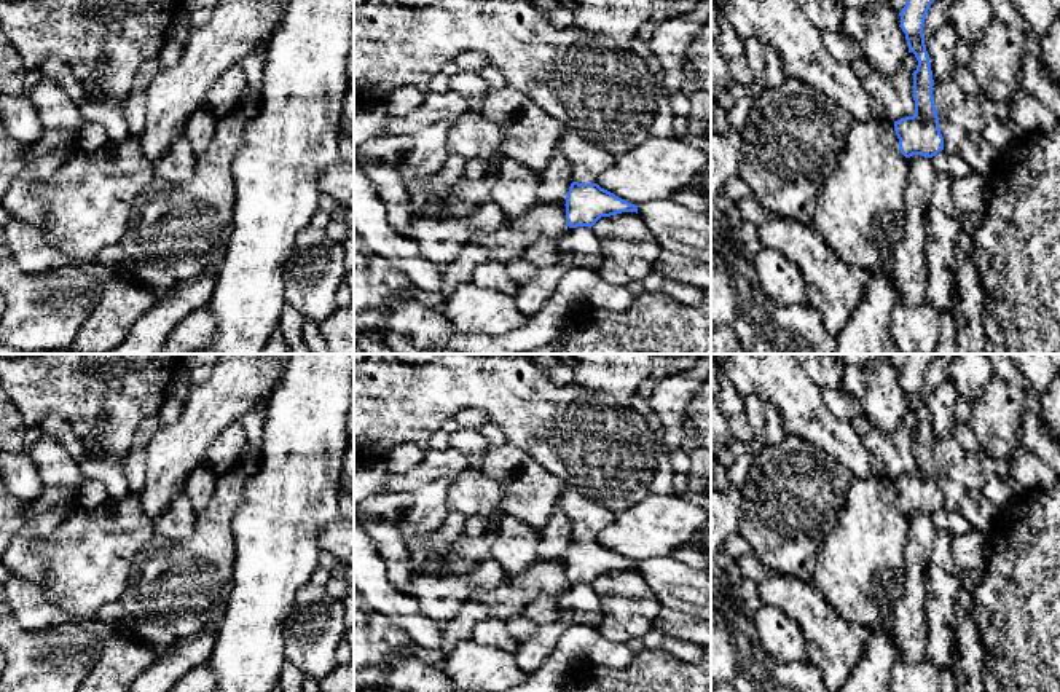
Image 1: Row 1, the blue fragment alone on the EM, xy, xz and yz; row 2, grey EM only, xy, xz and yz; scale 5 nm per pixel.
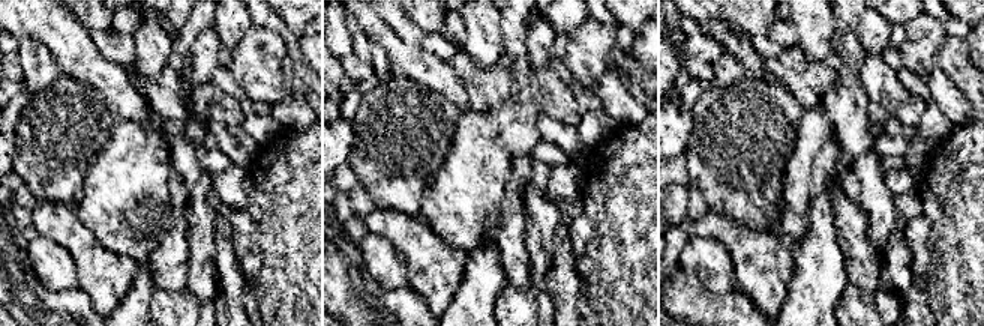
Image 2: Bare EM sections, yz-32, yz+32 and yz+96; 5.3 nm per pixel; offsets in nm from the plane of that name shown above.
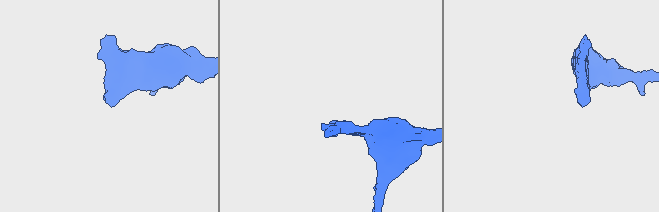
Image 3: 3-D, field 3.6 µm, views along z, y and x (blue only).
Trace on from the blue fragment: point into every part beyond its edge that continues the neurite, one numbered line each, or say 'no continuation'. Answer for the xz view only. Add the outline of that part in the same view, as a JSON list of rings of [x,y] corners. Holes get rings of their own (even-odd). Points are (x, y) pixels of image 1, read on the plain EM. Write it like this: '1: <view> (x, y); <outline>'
1: xz (587, 517); [[[569,486],[561,490],[556,509],[567,515],[572,526],[572,539],[579,541],[596,541],[599,531],[615,521],[615,512]]]

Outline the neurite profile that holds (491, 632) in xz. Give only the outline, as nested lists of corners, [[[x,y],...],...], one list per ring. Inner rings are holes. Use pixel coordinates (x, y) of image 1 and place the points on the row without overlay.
[[[496,617],[480,620],[472,630],[472,639],[508,652],[516,652],[520,646],[520,643],[508,633],[505,622]]]

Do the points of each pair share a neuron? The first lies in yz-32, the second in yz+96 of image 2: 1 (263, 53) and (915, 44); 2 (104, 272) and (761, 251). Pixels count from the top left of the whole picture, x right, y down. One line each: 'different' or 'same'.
1: same
2: same

